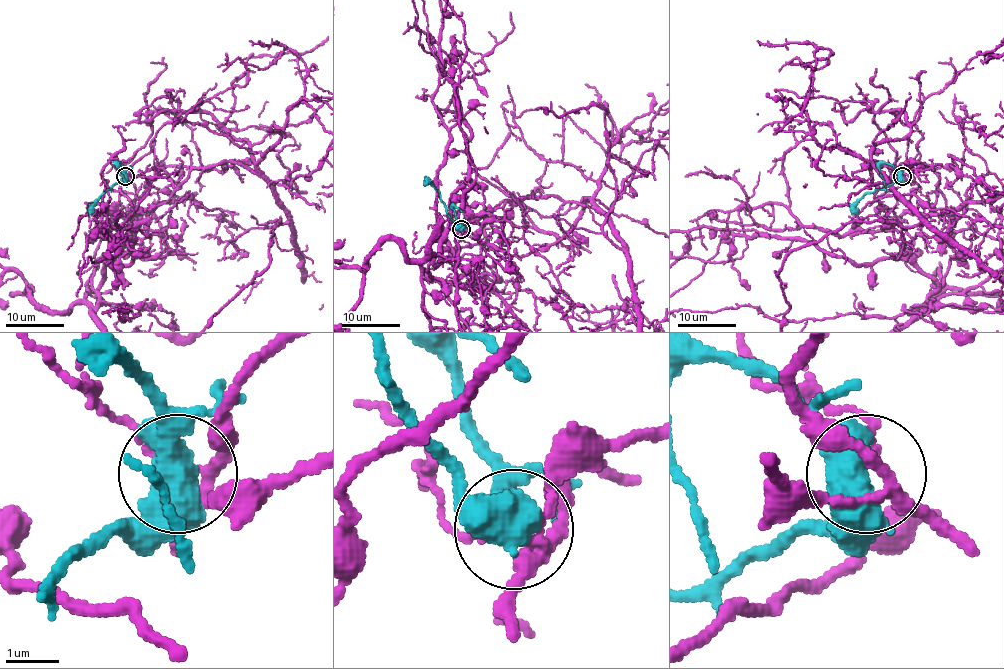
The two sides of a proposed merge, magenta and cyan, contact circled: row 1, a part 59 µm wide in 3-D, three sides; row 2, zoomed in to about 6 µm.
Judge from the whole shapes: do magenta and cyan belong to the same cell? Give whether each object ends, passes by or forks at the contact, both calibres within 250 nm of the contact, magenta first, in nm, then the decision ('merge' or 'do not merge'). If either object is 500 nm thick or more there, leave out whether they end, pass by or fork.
calibres 140 and 600 nm; do not merge

